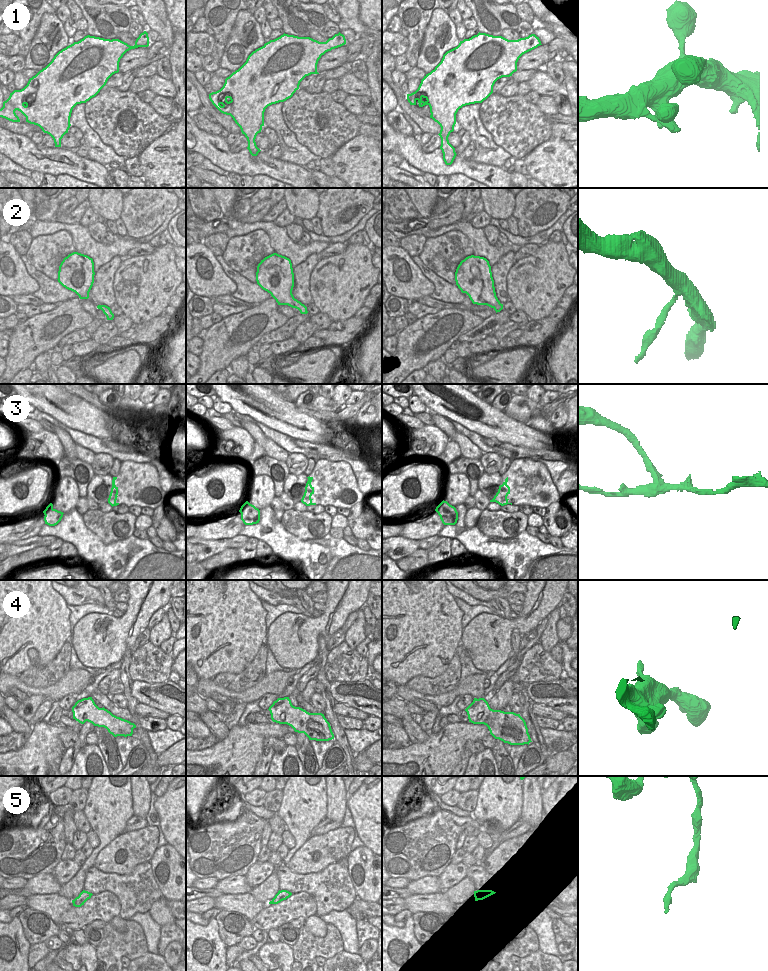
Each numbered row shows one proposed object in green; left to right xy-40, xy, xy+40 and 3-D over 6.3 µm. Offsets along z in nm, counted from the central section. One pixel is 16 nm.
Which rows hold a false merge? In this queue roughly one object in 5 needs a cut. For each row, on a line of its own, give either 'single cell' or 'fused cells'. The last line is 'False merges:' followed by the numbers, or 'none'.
1: single cell
2: single cell
3: fused cells
4: single cell
5: single cell
False merges: 3

